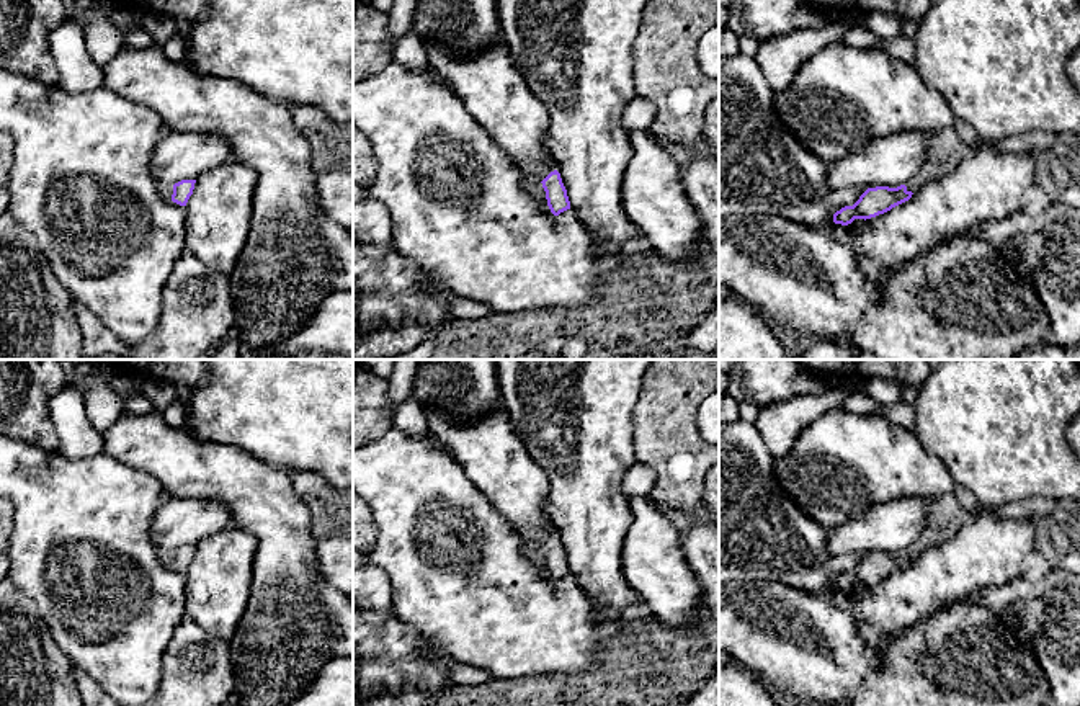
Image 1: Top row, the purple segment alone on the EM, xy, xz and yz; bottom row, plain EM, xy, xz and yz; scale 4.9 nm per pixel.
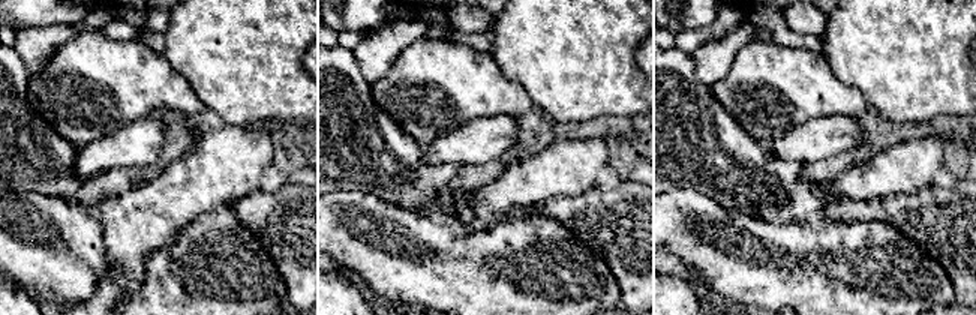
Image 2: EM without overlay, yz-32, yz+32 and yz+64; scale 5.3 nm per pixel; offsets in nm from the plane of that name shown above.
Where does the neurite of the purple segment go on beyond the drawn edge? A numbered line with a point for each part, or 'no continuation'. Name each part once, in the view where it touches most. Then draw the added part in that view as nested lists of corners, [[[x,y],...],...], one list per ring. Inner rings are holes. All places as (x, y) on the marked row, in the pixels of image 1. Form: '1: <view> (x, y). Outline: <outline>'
1: xz (535, 188). Outline: [[[523,178],[523,180],[521,180],[521,186],[523,186],[523,190],[524,190],[533,199],[536,199],[539,204],[547,204],[546,191],[544,191],[541,181],[536,181],[536,180],[533,180],[533,178]]]

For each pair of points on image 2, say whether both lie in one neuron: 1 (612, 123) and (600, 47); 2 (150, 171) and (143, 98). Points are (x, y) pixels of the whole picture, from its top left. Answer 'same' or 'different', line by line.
1: different
2: different

